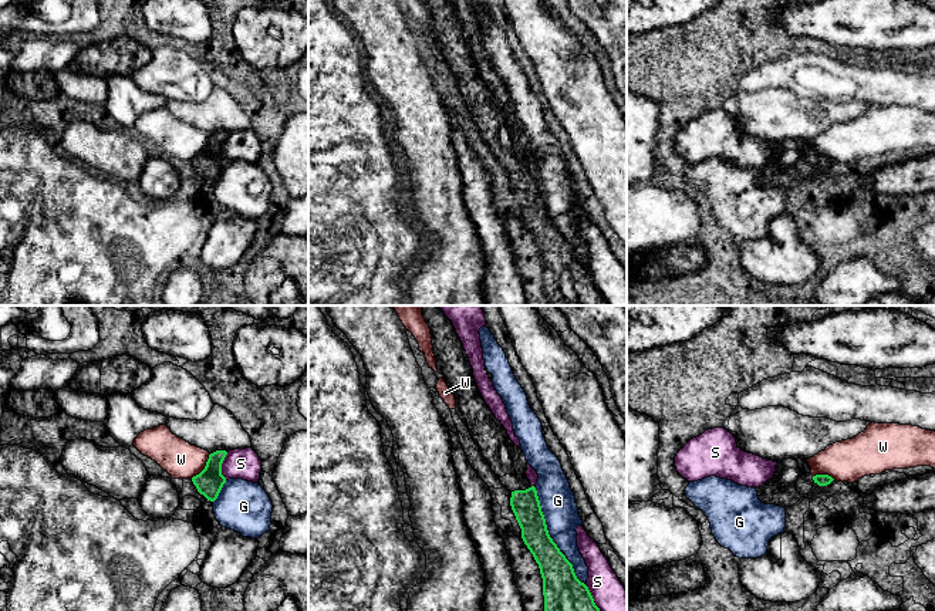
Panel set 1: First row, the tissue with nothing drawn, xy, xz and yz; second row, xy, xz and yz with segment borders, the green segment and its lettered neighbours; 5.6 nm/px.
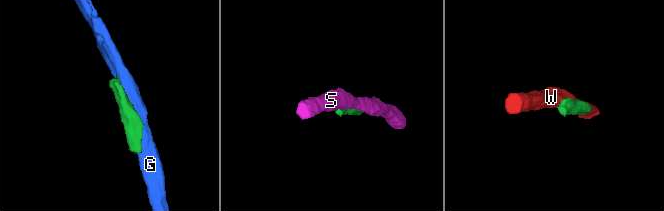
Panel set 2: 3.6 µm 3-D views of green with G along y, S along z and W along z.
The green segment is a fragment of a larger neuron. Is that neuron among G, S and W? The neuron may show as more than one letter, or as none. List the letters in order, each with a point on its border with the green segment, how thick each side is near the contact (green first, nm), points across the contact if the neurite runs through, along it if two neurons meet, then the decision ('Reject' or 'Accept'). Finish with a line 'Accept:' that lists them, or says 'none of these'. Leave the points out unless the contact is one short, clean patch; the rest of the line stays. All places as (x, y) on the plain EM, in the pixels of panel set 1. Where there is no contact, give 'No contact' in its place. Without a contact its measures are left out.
G: Touches green at xz (550, 219). Thickness 190 nm (green) against 200 nm. Reject
S: Touches green at xy (220, 148). Thickness 160 nm (green) against 180 nm. Reject
W: Touches green at xy (205, 149). Thickness 160 nm (green) against 200 nm. Reject
Accept: none of these

